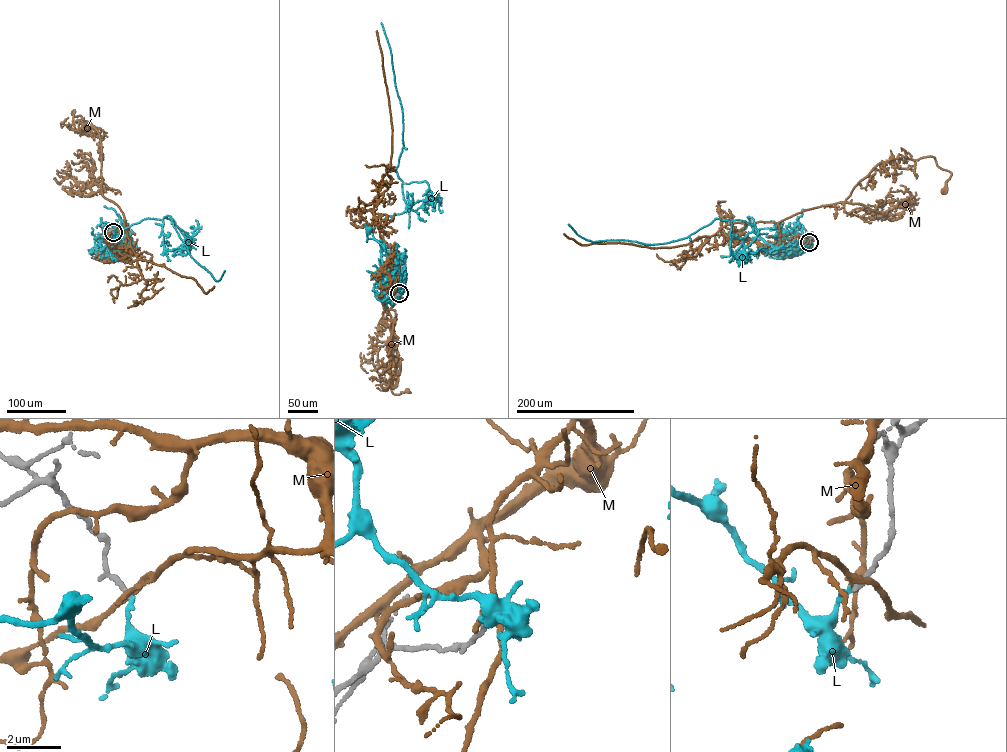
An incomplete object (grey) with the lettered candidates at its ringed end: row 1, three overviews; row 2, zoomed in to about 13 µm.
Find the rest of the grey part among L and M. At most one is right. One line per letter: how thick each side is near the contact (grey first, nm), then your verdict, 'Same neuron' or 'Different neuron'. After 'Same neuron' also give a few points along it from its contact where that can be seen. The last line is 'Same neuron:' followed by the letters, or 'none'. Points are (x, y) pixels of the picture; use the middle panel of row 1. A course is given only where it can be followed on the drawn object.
L: Thickness 180 nm (grey) against 160 nm. Same neuron. Its course: (399, 293), (396, 289), (401, 276), (395, 257), (376, 240), (367, 238), (367, 241), (369, 228)
M: Thickness 200 nm (grey) against 180 nm. Different neuron
Same neuron: L

